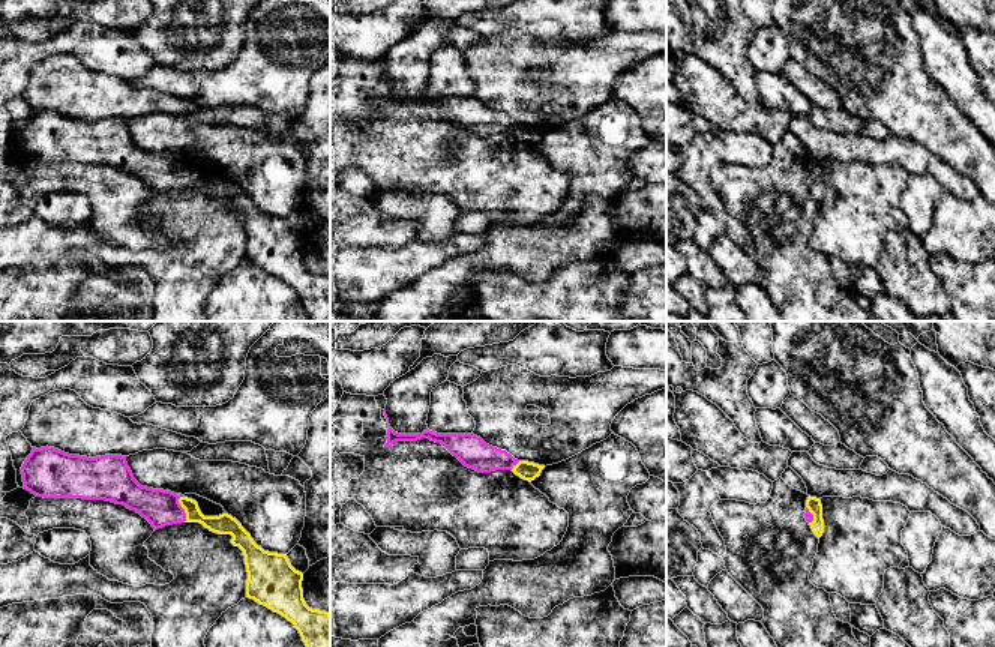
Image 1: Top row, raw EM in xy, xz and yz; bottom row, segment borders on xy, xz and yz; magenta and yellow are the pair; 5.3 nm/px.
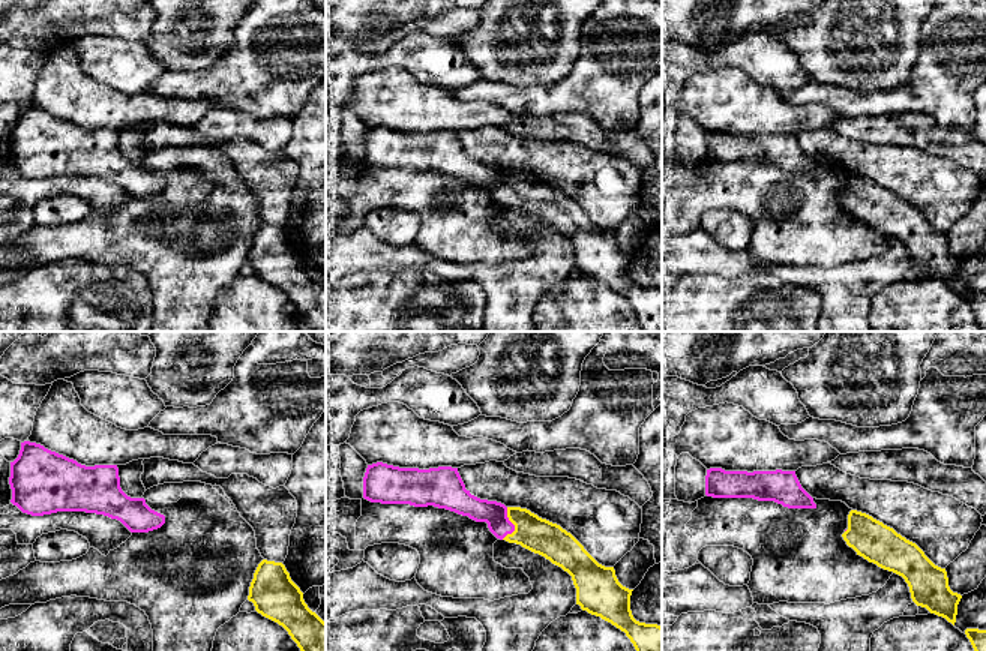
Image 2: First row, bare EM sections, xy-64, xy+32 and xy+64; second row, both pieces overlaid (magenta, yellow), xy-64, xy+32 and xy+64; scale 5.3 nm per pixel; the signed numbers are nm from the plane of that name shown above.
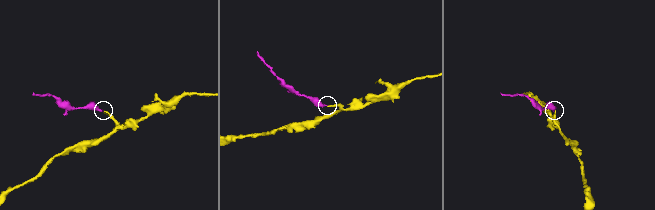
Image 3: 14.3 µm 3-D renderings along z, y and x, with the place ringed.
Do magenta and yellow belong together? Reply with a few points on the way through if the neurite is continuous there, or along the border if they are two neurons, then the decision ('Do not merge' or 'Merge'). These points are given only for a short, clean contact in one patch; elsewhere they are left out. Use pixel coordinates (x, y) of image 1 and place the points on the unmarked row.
Path across: xy (161, 171), (183, 173), (206, 185), (224, 188). Merge

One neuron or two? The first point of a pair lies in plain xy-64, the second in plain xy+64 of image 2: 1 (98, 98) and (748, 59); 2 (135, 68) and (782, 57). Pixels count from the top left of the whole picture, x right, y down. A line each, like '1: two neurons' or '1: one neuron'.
1: two neurons
2: one neuron

